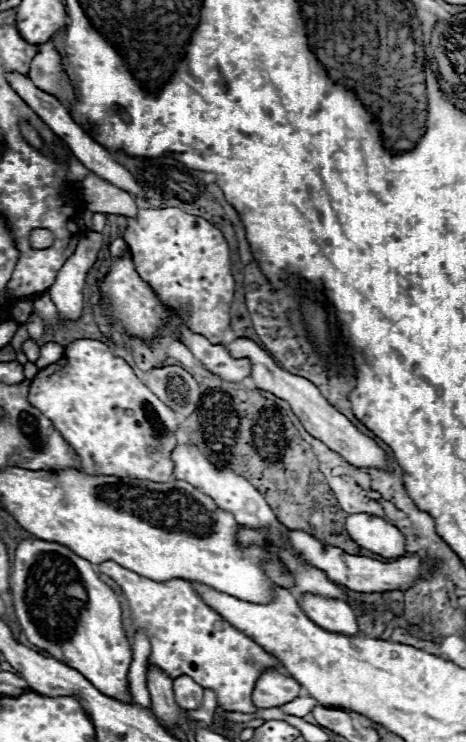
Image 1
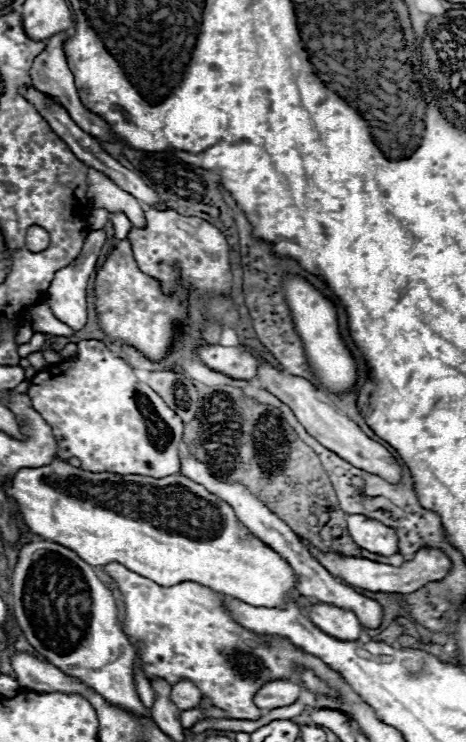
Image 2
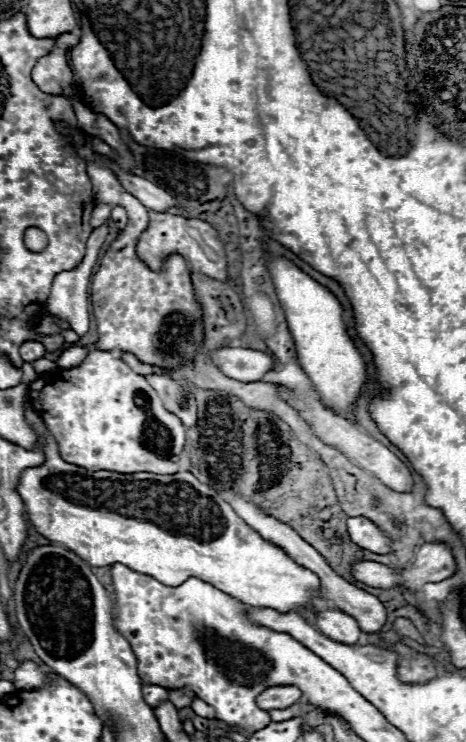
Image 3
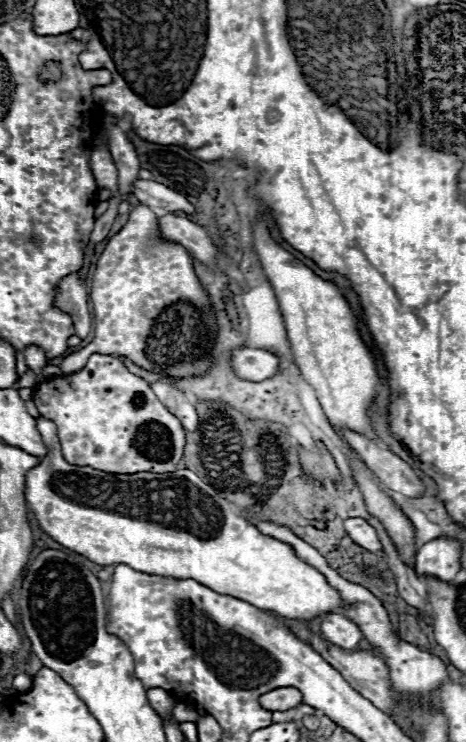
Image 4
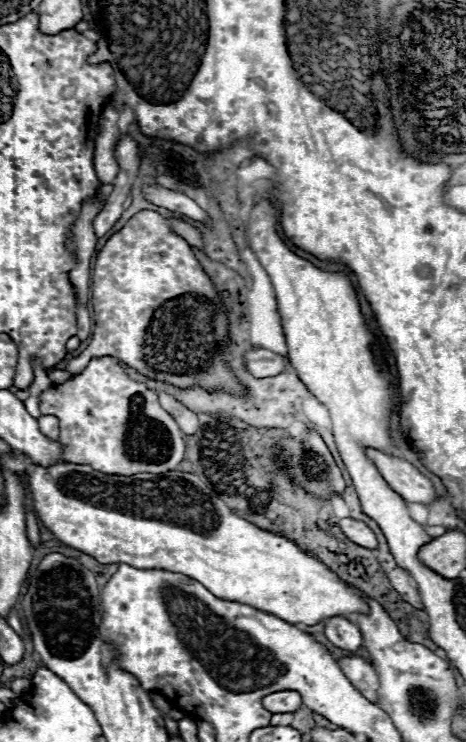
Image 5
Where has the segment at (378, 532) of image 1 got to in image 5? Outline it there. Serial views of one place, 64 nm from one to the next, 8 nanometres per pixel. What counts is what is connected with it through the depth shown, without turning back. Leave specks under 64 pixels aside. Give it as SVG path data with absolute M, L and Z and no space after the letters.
M344 518L344 520L338 522L338 526L346 534L346 538L352 540L354 544L370 548L370 550L374 550L378 546L374 532L364 522L358 522L358 520L352 520L352 518Z

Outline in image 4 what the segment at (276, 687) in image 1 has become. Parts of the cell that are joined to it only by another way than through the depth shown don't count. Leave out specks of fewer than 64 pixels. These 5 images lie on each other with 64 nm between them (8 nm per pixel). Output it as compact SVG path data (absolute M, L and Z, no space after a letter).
M276 688L260 696L262 708L270 712L286 712L298 704L302 704L302 694L296 688Z

